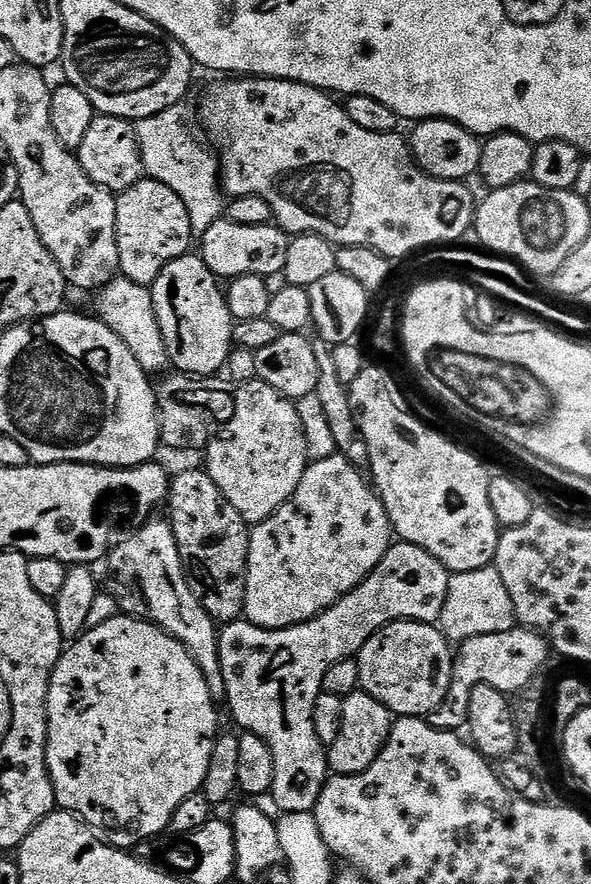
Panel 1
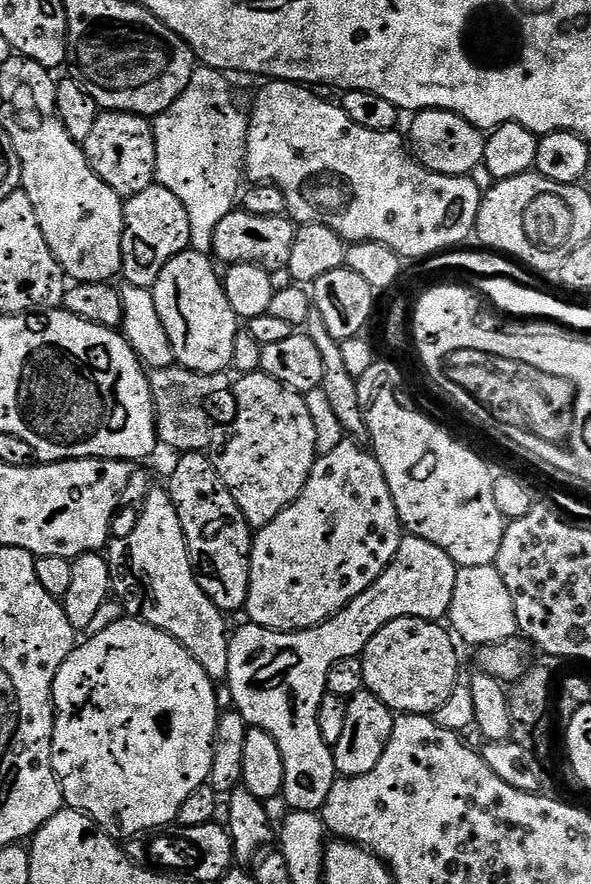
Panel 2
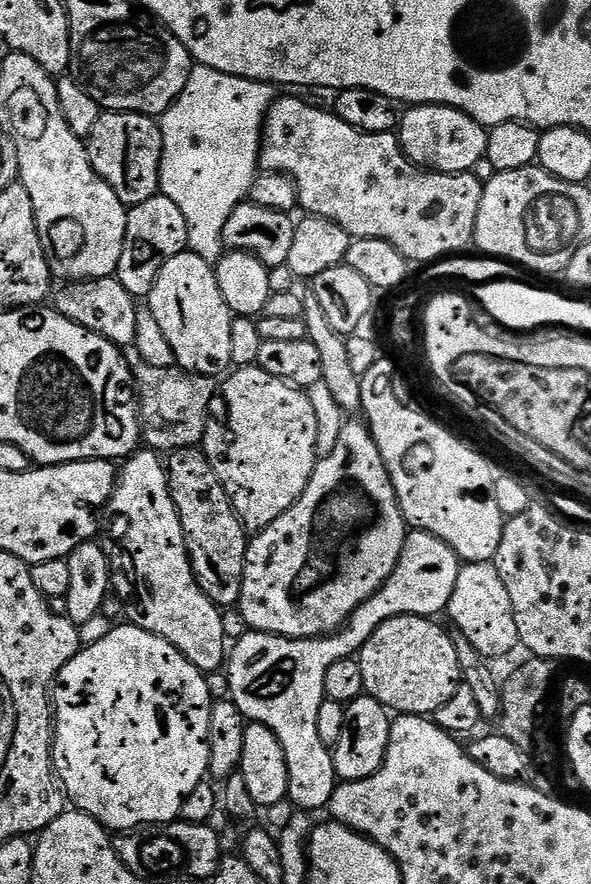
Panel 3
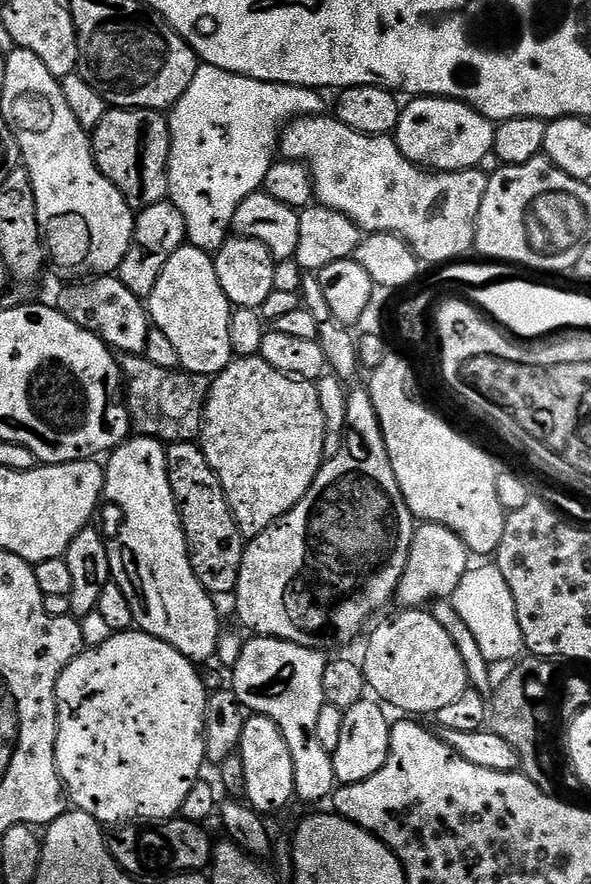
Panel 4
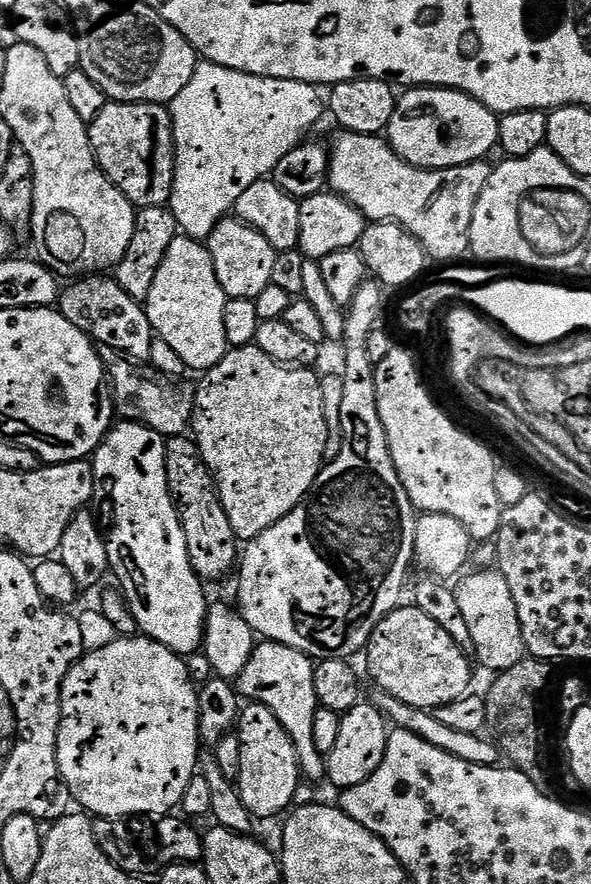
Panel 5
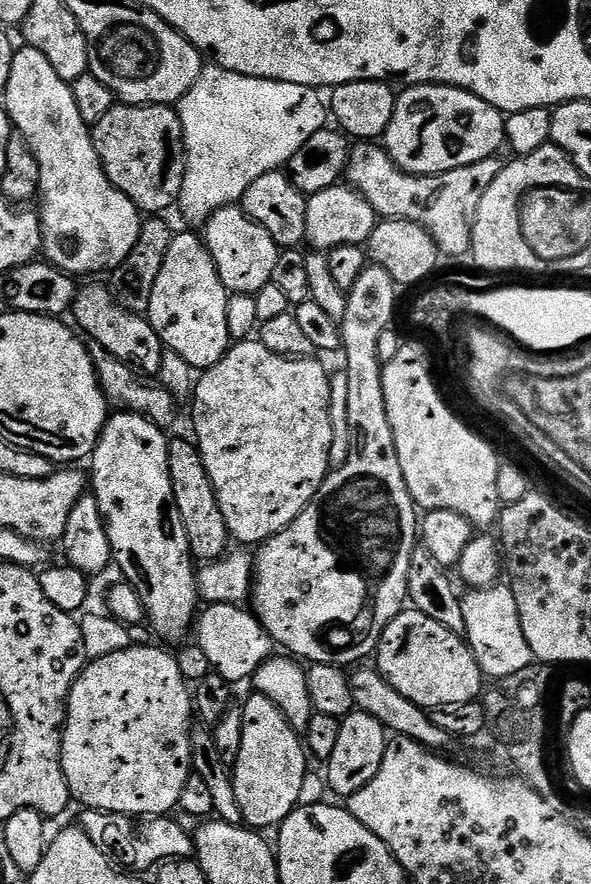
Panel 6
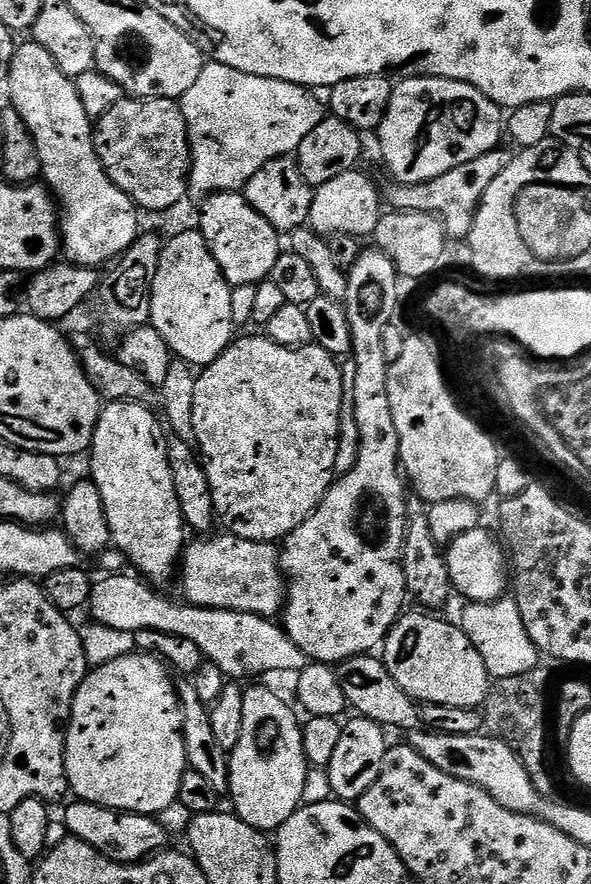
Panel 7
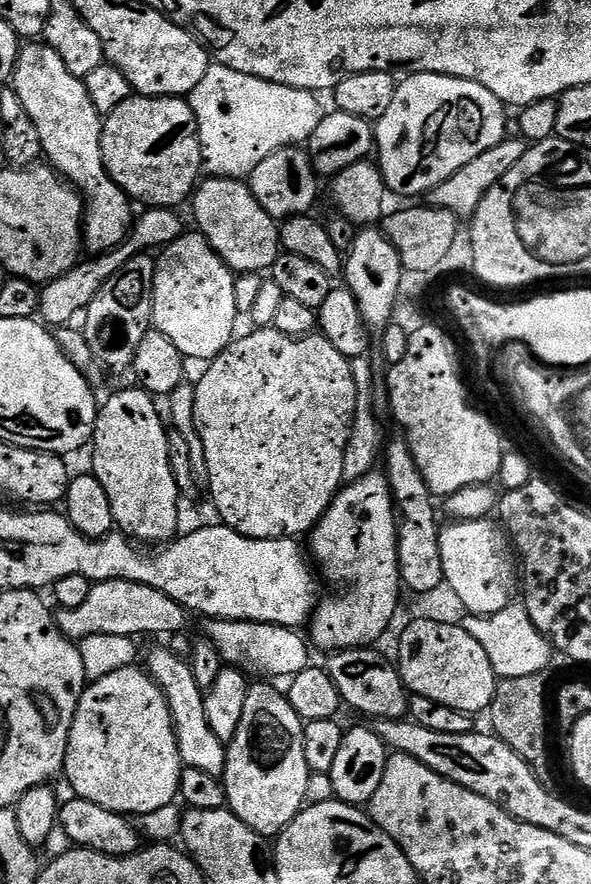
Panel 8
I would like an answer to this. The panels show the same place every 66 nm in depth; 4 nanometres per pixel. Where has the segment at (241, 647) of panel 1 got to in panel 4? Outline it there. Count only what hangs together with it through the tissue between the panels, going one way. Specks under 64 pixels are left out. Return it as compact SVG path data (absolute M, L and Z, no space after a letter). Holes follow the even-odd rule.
M421 523L410 542L408 565L396 587L395 599L401 600L401 605L416 610L421 606L451 597L453 590L462 582L462 574L470 567L470 553L467 546L454 534L454 530L446 530L446 526ZM253 635L245 639L242 654L230 669L230 687L241 706L249 713L270 718L282 730L290 758L294 758L295 799L308 804L327 801L338 787L332 753L318 743L318 713L325 704L322 674L326 674L328 661L321 649L275 640L273 636Z

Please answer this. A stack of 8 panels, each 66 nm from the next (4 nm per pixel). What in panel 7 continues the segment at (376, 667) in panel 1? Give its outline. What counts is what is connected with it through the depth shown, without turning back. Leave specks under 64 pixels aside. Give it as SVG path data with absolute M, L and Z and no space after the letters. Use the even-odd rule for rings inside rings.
M419 611L401 615L396 625L388 631L388 638L382 645L382 659L389 674L402 686L406 695L421 705L480 708L488 698L490 687L482 654L464 633L463 627L456 625L455 628L439 620L436 617L439 615Z

